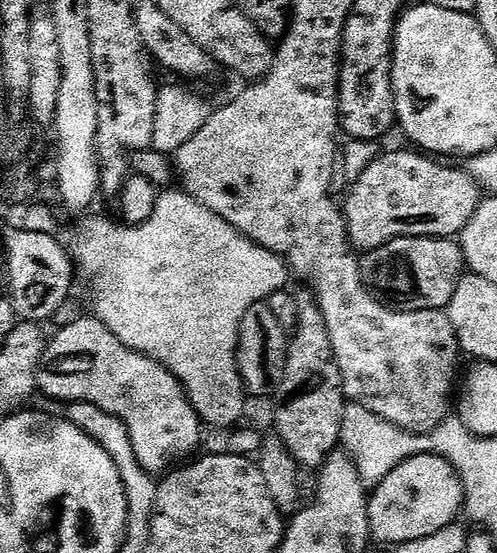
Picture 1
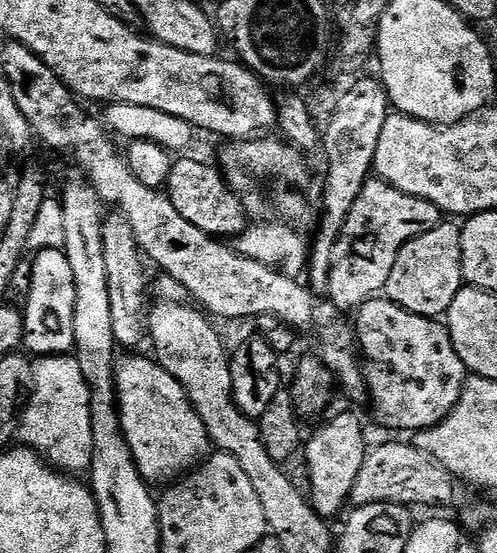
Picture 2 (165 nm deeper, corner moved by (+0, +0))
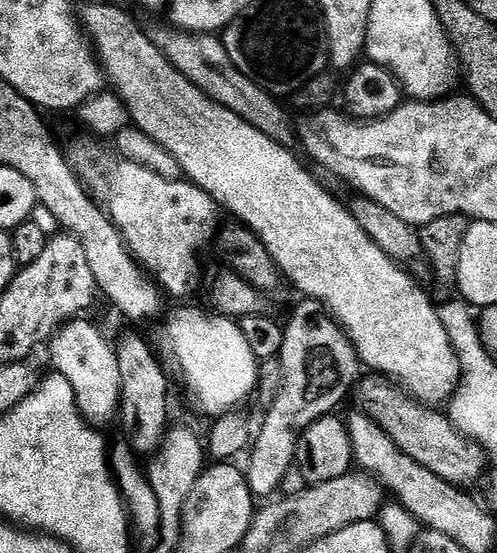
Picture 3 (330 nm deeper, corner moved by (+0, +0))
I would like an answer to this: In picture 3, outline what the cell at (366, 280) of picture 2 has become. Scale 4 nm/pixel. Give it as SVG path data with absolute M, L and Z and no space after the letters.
M307 298L299 302L301 304L284 324L284 341L278 357L282 366L282 390L278 390L275 402L267 405L264 425L261 428L259 425L250 448L252 465L246 468L246 475L256 498L272 498L280 492L286 470L295 465L302 434L311 424L318 422L318 418L333 415L347 396L349 399L362 376L356 348L324 303Z

